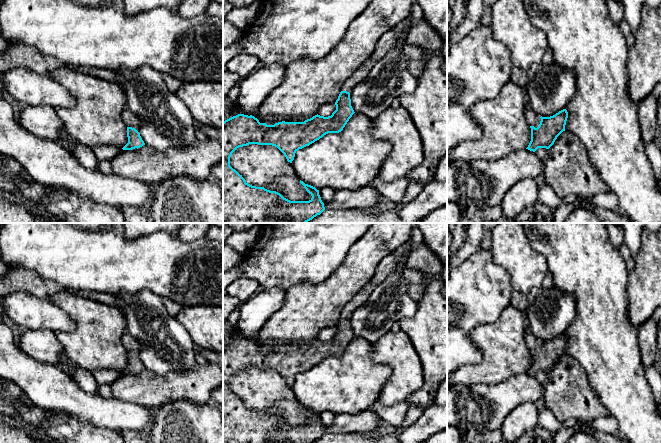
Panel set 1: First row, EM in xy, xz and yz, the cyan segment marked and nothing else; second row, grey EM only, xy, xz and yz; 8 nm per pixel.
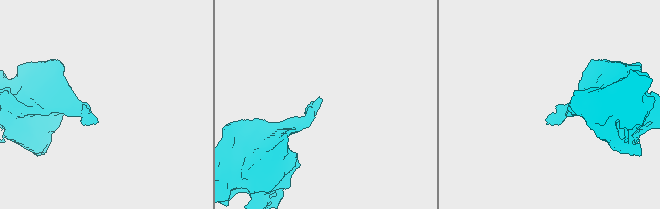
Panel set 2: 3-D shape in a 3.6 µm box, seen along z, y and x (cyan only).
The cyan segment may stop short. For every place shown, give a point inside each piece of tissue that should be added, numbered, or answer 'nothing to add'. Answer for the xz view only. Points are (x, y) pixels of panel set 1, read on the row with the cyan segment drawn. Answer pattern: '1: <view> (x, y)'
1: xz (395, 37)

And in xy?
1: xy (130, 119)

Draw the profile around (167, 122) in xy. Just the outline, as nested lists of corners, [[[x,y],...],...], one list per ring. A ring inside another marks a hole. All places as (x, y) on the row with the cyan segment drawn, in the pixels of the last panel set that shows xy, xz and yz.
[[[151,67],[137,70],[118,69],[116,82],[126,97],[126,108],[136,114],[142,121],[139,129],[144,143],[162,152],[172,147],[187,147],[195,144],[195,120],[188,107],[167,88],[164,76]]]

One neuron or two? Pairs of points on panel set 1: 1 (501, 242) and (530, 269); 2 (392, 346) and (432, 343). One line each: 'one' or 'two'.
1: one
2: two

